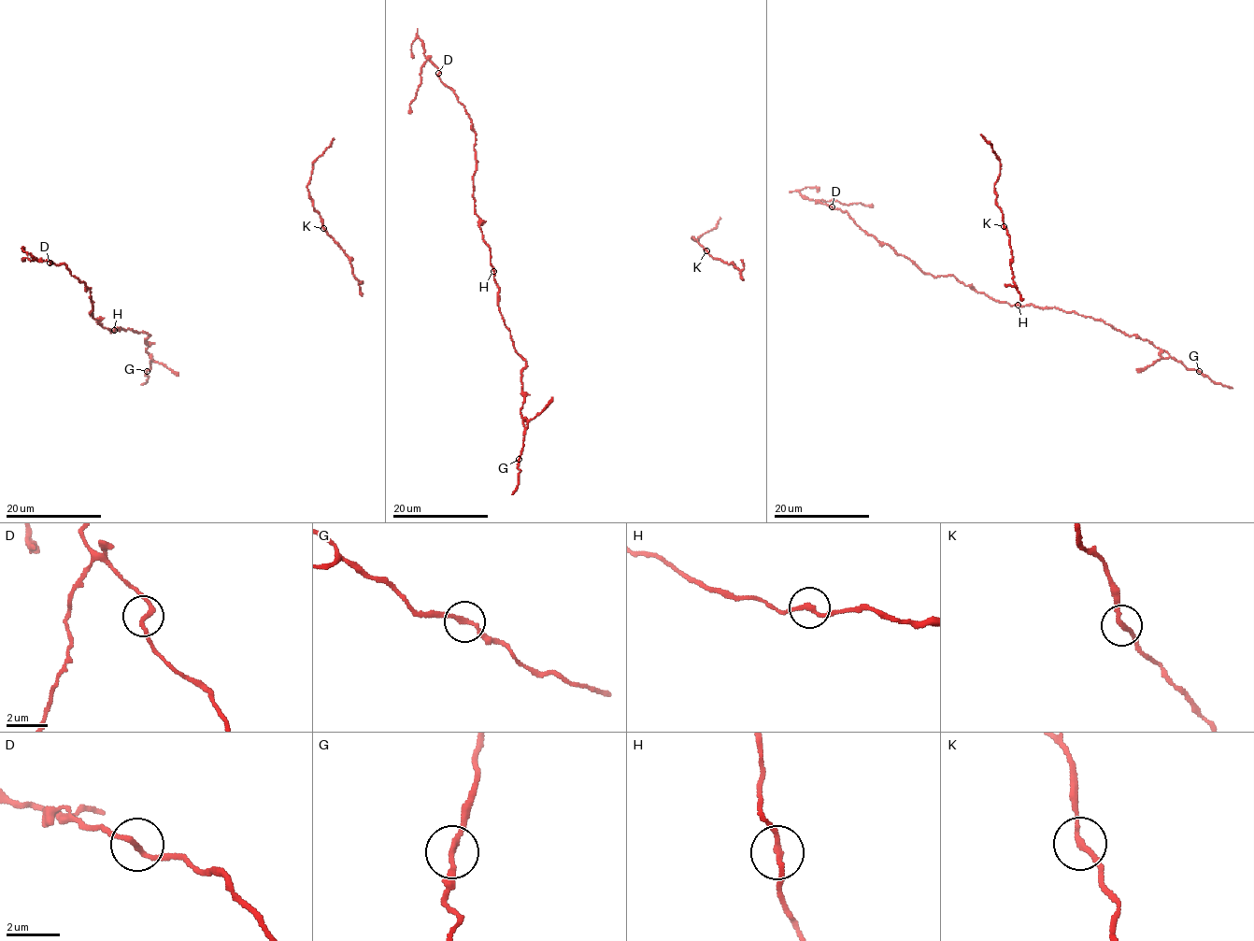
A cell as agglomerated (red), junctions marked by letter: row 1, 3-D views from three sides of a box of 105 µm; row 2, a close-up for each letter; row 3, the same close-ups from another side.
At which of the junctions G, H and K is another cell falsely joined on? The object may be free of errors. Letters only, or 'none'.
none

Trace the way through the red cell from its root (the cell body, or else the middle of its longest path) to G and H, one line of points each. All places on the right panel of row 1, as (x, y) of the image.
G: (1032, 305), (1057, 307), (1103, 320), (1129, 335), (1149, 340), (1189, 369), (1199, 371)
H: (1032, 305), (1018, 305)

